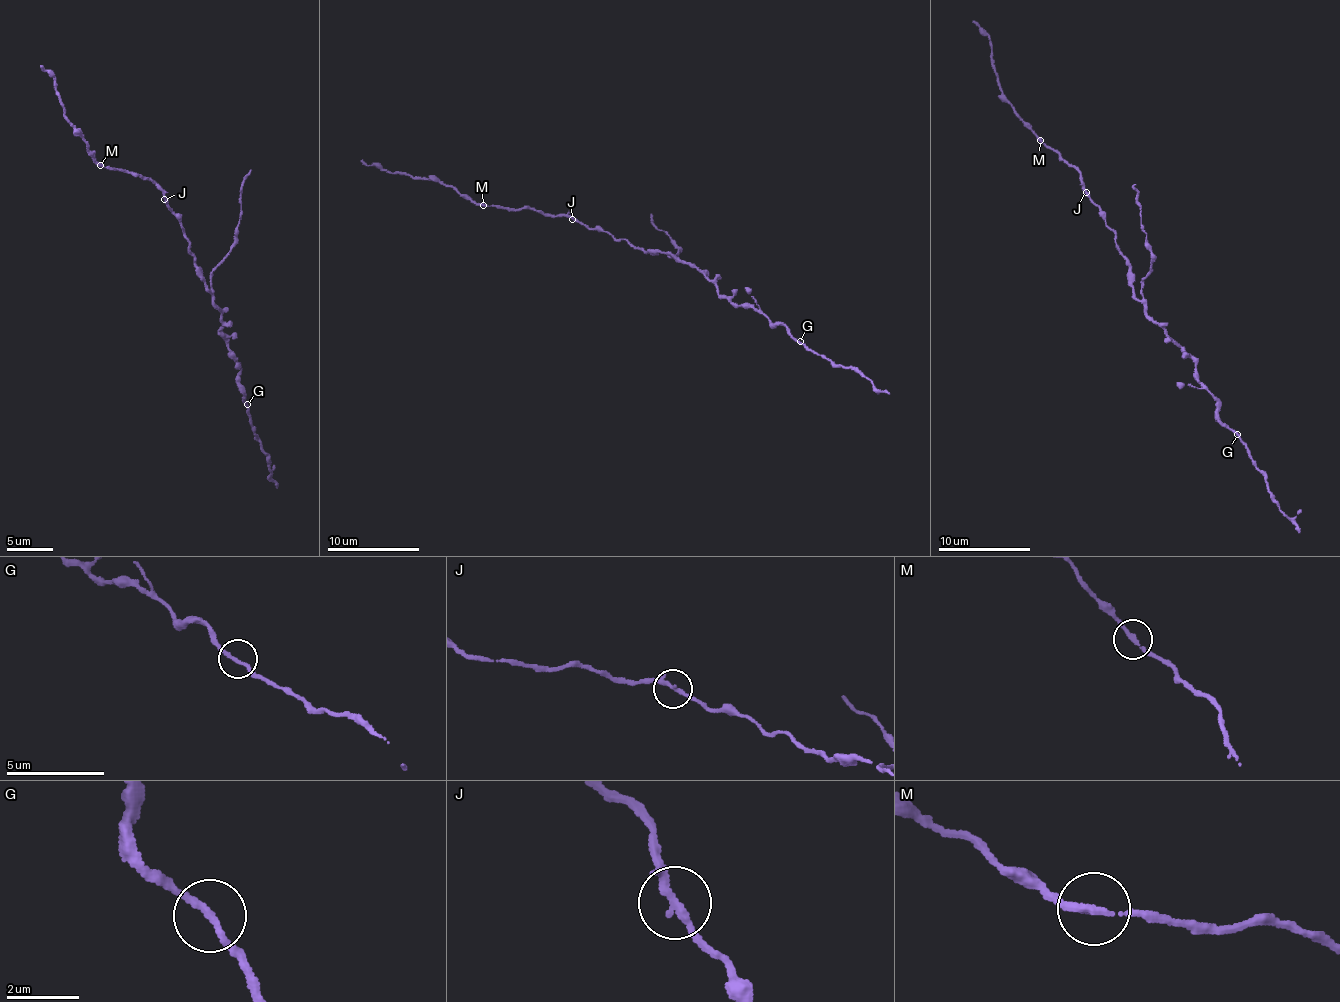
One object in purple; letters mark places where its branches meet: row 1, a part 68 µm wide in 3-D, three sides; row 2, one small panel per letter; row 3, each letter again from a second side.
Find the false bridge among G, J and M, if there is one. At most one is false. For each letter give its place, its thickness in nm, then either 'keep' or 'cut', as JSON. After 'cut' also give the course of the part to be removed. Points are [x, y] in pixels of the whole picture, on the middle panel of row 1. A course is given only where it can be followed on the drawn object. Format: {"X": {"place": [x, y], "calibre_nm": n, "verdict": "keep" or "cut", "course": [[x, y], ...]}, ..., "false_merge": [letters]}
{"G": {"place": [800, 341], "calibre_nm": 190, "verdict": "keep"}, "J": {"place": [572, 219], "calibre_nm": 200, "verdict": "keep"}, "M": {"place": [483, 205], "calibre_nm": 190, "verdict": "keep"}, "false_merge": []}

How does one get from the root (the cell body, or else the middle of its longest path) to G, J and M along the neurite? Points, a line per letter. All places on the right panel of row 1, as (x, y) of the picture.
G: (1125, 265), (1134, 297), (1143, 304), (1145, 314), (1195, 361), (1199, 383), (1214, 397), (1218, 418), (1237, 434)
J: (1125, 265), (1124, 256), (1115, 242), (1115, 232), (1106, 225), (1099, 205), (1086, 193)
M: (1125, 265), (1124, 256), (1115, 242), (1115, 232), (1106, 225), (1104, 213), (1090, 198), (1076, 168), (1039, 139)

